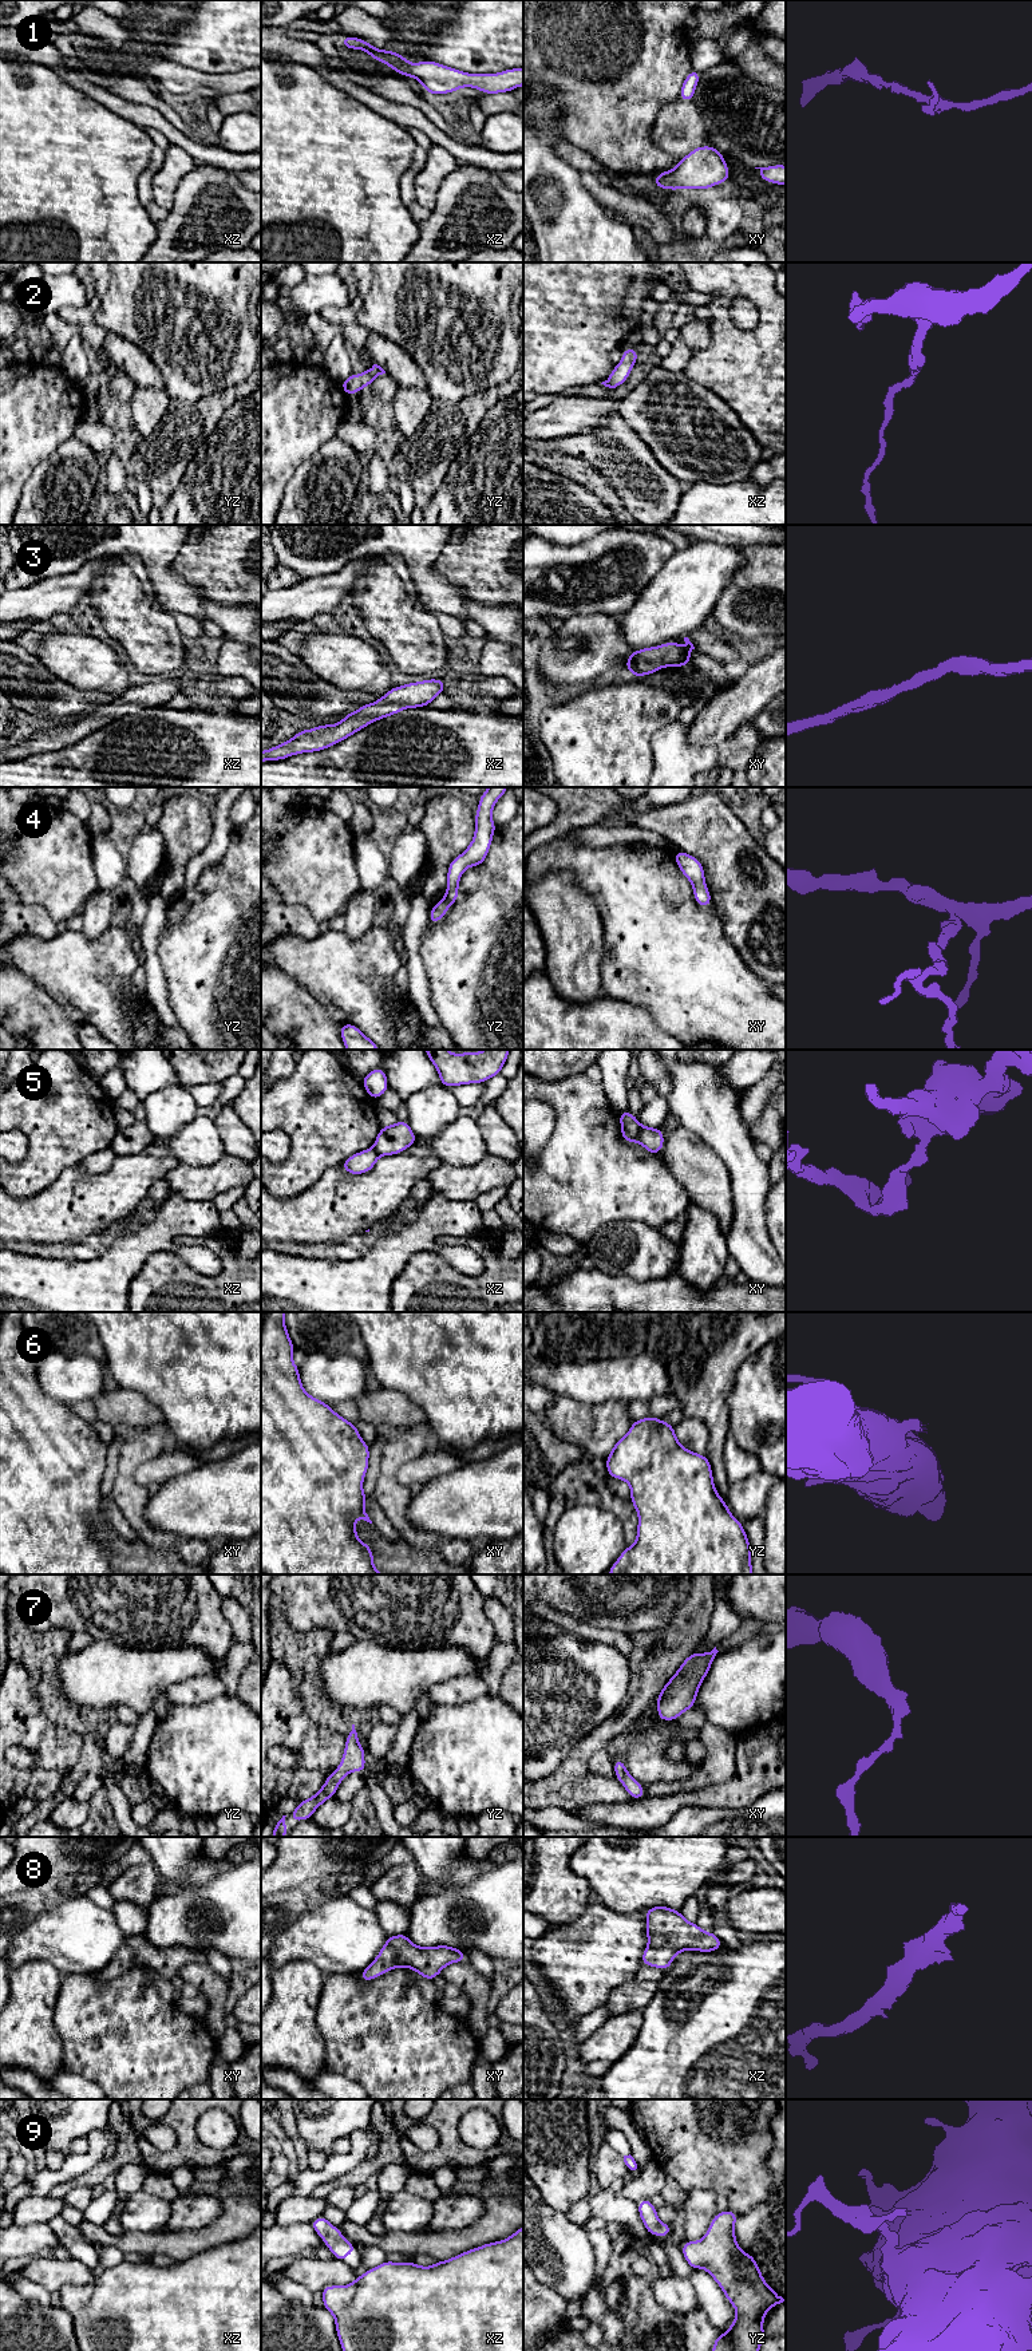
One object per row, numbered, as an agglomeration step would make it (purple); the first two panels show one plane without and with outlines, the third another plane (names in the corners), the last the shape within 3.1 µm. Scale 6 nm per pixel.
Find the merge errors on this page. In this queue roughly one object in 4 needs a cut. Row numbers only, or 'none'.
5

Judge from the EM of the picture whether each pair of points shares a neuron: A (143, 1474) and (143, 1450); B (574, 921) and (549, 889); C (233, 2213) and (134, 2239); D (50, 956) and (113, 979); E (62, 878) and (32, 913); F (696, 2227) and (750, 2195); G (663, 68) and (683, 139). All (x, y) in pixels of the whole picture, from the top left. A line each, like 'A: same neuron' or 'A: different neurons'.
A: different neurons
B: same neuron
C: same neuron
D: same neuron
E: different neurons
F: different neurons
G: different neurons

